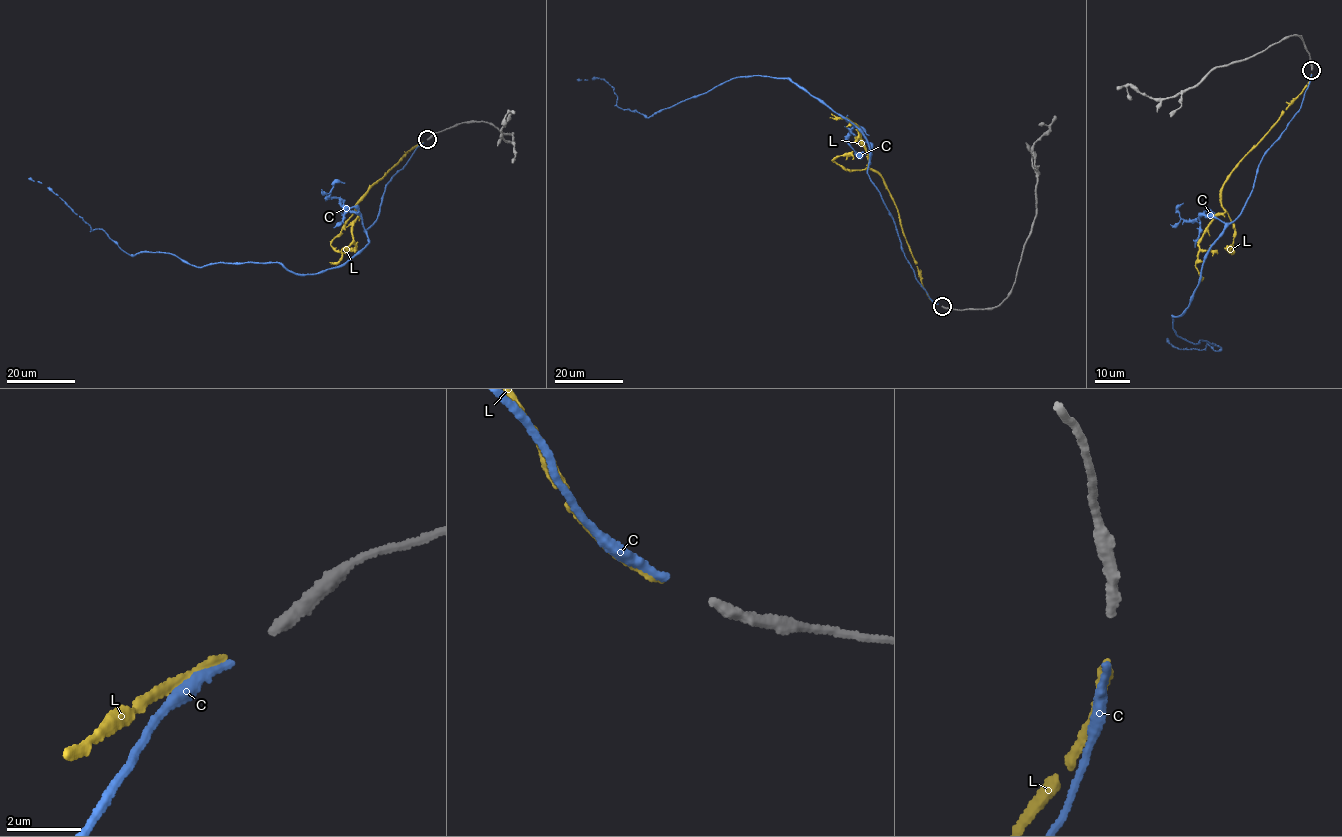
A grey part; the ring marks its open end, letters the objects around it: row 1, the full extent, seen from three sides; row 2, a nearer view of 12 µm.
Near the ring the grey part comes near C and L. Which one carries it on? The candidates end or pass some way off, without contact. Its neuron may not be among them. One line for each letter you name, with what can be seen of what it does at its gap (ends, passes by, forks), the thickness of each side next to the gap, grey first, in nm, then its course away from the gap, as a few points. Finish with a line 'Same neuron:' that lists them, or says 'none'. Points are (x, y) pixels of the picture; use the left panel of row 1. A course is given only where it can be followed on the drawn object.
C: It ends there. Thickness 320 nm (grey) against 220 nm. Its course: (423, 142), (386, 187), (365, 248), (305, 275), (278, 262), (197, 267), (169, 253), (131, 255), (28, 178)
Same neuron: C

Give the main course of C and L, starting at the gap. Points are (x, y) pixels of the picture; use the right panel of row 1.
C: (1312, 74), (1249, 198), (1210, 247), (1186, 311), (1172, 315), (1182, 338), (1220, 350), (1167, 340)
L: (1312, 74), (1301, 92), (1225, 183), (1221, 195), (1225, 212), (1218, 214), (1199, 242), (1195, 264), (1201, 281)

